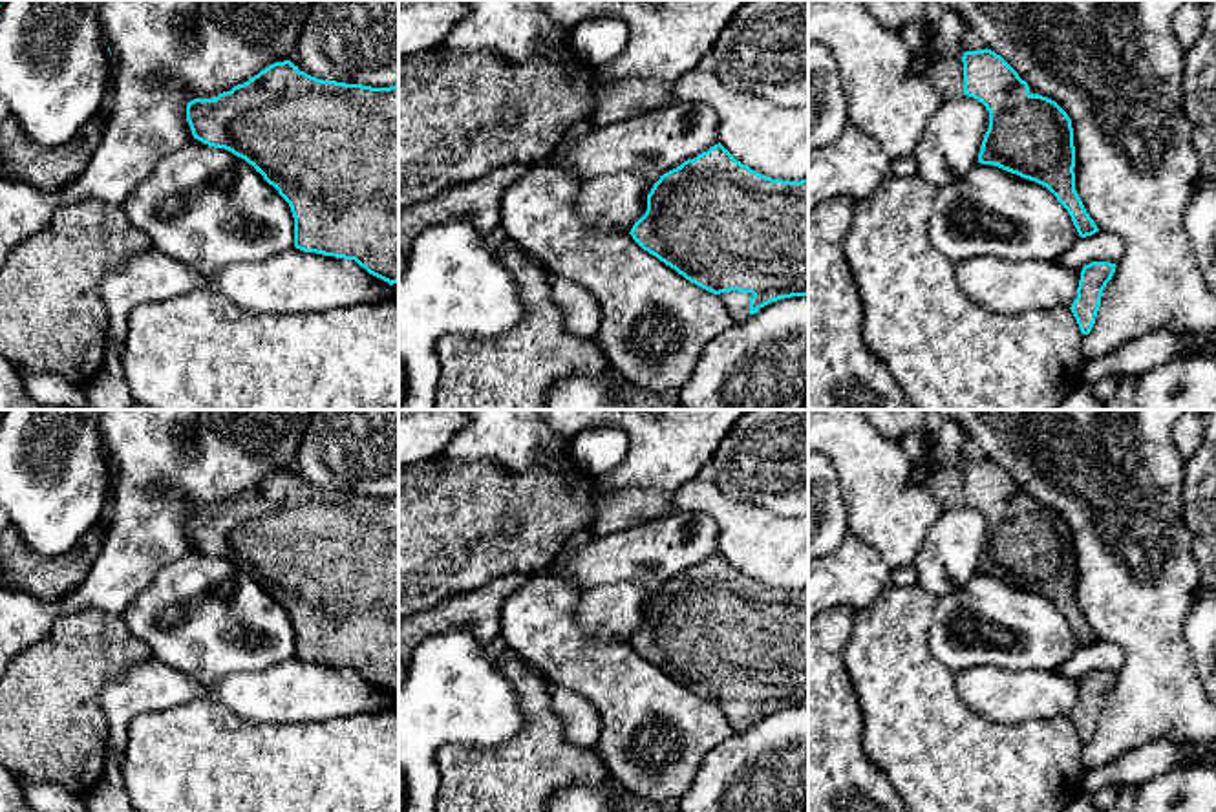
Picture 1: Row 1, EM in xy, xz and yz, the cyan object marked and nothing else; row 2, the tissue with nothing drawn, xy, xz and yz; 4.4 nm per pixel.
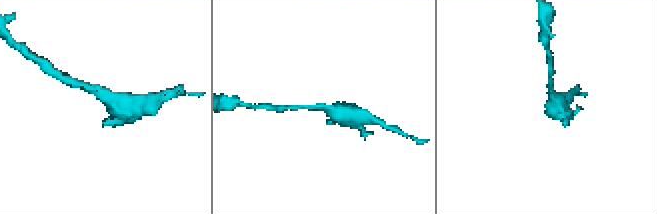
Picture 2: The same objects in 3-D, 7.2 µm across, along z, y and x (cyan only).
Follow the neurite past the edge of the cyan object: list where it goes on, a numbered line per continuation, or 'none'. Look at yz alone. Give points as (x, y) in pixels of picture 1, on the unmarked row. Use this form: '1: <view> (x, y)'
none

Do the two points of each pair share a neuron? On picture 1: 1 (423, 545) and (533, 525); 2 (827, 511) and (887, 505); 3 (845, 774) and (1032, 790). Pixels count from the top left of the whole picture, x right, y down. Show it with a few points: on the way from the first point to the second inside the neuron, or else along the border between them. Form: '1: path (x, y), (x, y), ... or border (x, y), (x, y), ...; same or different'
1: path (450, 538), (469, 538), (476, 545), (505, 545); same
2: border (834, 467), (849, 525), (847, 536), (834, 551); different
3: border (864, 741), (864, 752), (898, 792); different

